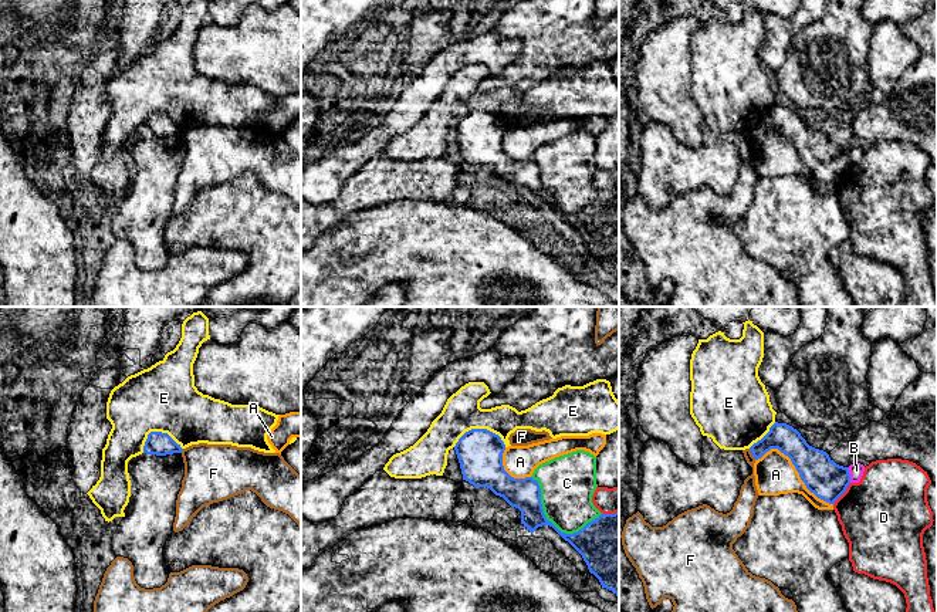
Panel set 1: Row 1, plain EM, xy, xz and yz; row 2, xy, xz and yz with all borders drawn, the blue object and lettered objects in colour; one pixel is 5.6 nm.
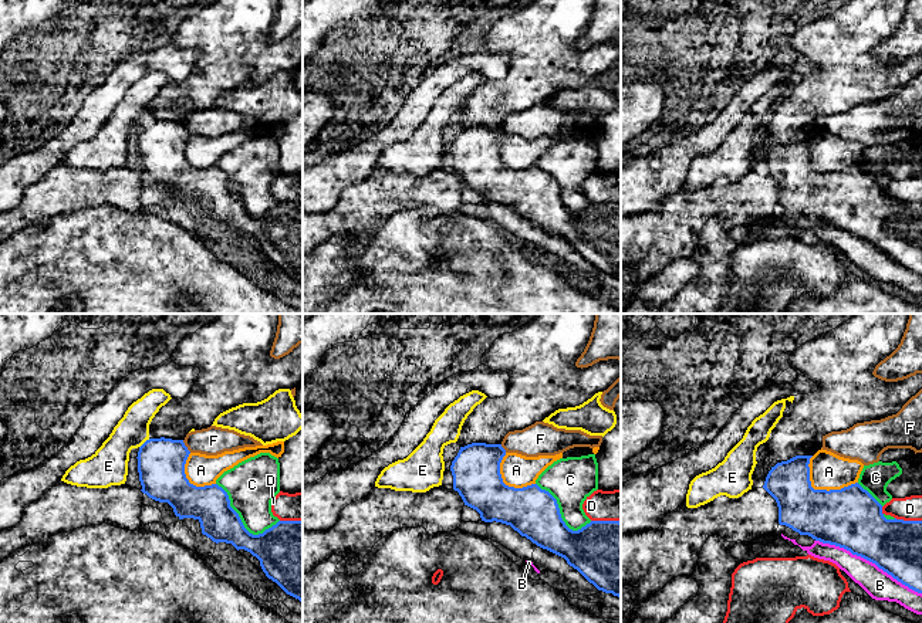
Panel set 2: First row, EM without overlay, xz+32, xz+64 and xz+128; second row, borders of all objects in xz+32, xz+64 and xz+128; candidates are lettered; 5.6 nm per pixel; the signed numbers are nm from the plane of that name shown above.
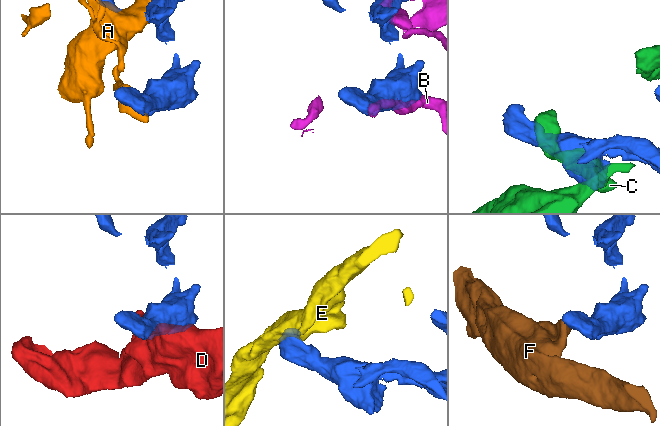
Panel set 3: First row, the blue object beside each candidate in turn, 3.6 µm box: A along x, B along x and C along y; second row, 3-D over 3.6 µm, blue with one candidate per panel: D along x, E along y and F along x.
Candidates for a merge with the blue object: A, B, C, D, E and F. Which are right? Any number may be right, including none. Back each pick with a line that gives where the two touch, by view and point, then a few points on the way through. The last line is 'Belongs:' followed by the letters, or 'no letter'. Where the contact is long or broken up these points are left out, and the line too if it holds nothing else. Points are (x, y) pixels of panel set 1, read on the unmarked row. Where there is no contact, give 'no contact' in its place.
Belongs: no letter

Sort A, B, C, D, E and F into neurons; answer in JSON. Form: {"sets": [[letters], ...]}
{"sets": [["A"], ["B"], ["C"], ["D"], ["E"], ["F"]]}

